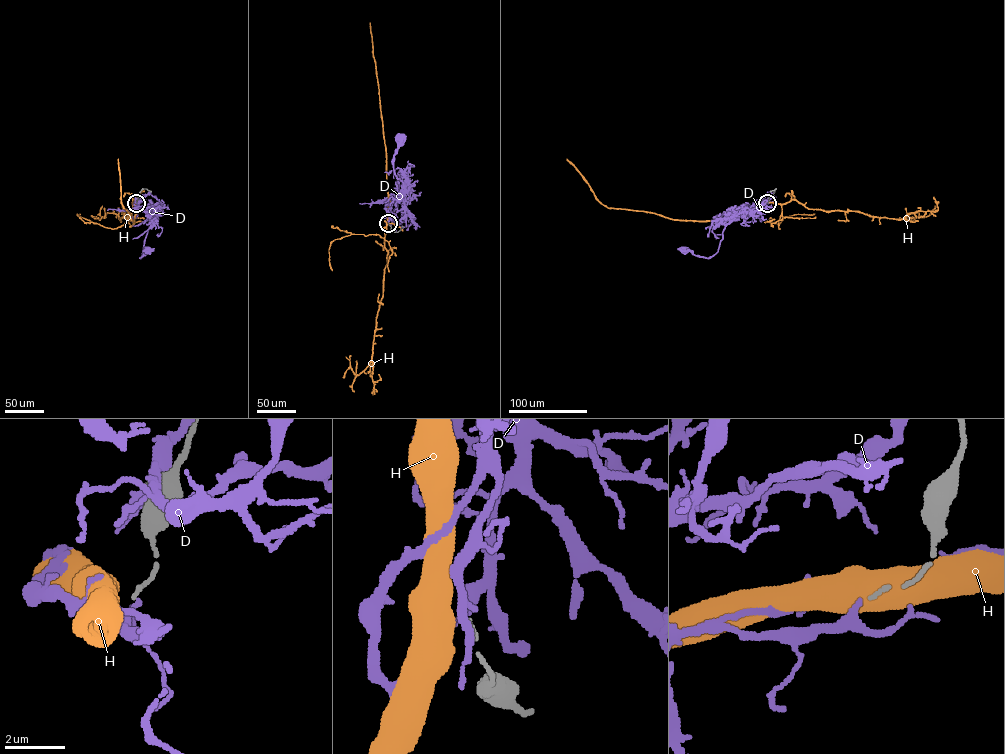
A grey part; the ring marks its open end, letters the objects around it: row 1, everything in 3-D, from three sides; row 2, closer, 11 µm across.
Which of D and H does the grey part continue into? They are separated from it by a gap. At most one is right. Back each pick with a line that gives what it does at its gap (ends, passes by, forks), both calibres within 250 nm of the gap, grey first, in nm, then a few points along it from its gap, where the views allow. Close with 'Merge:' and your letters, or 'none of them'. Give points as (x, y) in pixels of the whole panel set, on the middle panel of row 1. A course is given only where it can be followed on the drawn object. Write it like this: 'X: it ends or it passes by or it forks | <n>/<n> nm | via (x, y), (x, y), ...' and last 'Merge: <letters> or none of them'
Merge: none of them

